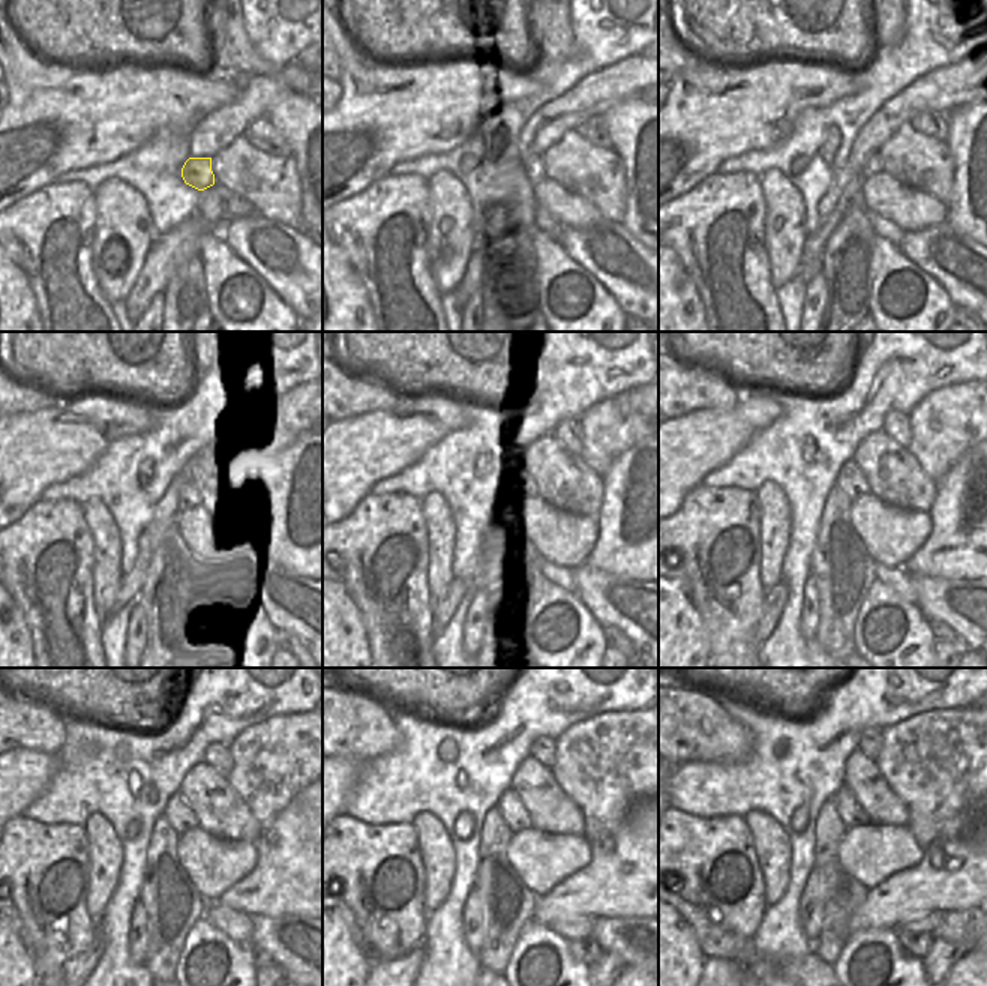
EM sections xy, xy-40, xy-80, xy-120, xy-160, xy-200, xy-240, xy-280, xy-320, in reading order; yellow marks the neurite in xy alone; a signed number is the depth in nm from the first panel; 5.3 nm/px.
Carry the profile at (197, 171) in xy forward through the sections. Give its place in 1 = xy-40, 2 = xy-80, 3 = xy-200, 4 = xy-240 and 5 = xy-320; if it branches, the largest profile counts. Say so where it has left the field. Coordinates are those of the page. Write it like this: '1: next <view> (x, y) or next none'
1: next xy-40 (536, 167)
2: next xy-80 (873, 164)
3: next xy-200 (851, 479)
4: next xy-240 (179, 815)
5: next xy-320 (852, 815)

